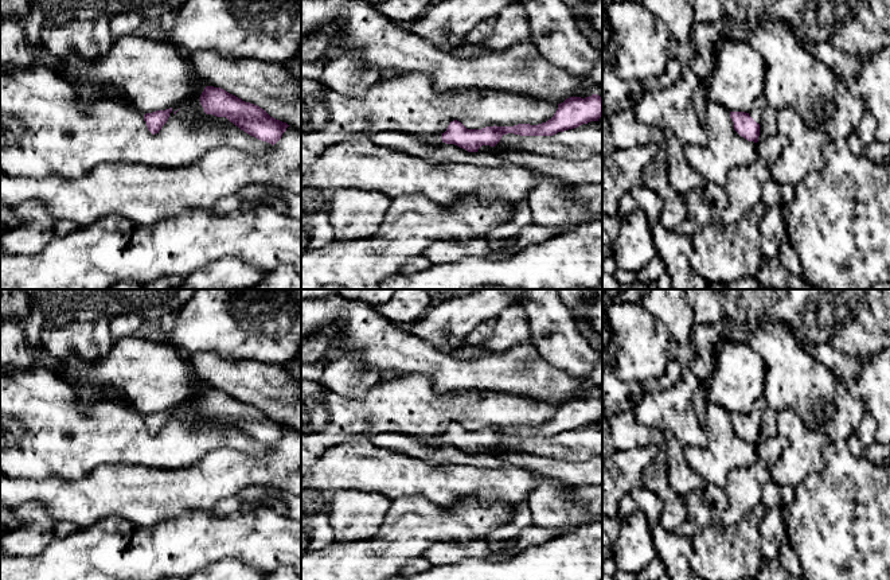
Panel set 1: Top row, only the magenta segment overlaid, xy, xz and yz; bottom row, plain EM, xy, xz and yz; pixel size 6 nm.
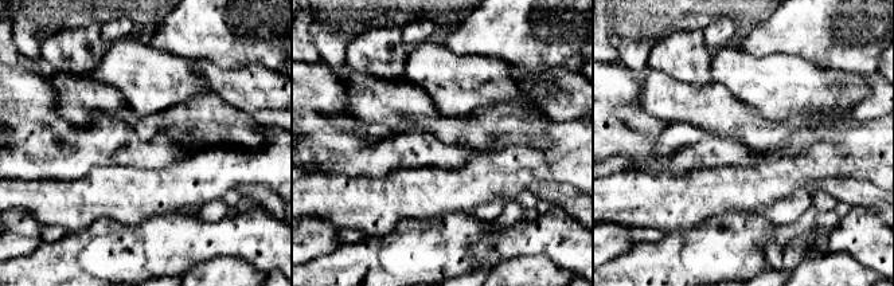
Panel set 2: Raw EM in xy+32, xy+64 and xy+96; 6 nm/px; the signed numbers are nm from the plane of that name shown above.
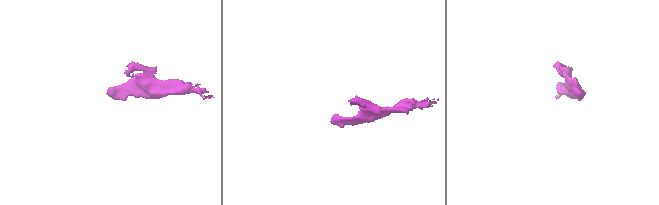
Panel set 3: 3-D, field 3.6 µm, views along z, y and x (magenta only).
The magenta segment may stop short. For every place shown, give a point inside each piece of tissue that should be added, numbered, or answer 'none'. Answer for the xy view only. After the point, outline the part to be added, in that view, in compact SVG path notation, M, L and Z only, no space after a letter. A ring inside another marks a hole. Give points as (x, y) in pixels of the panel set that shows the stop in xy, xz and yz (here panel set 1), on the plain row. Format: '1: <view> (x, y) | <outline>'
none

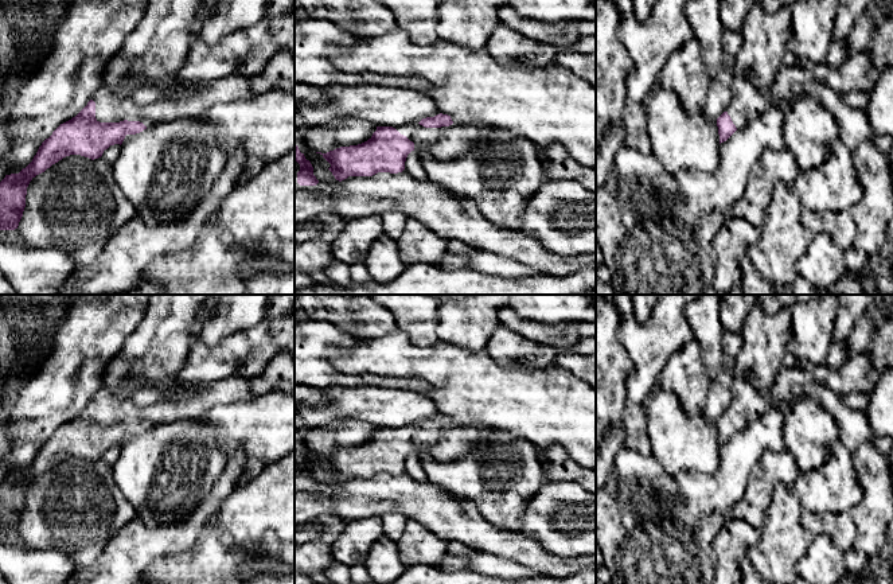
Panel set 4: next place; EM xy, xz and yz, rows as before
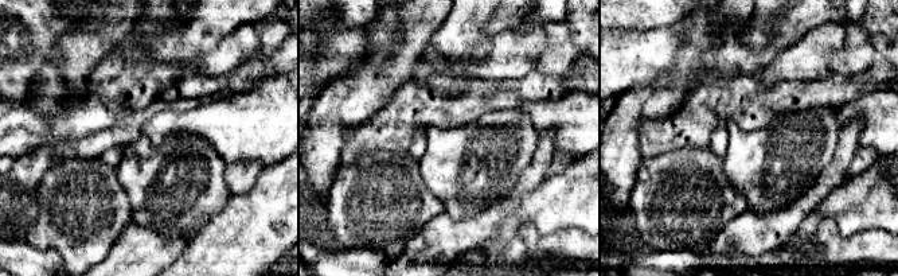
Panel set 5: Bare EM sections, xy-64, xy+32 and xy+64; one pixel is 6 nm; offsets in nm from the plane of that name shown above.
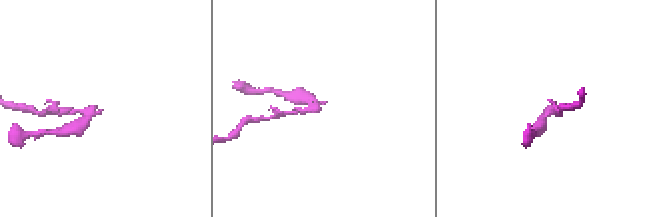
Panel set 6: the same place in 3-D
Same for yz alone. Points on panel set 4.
1: yz (748, 404) | M737 375L733 381L733 402L726 413L737 431L744 431L752 421L760 418L773 405L768 396L757 392Z

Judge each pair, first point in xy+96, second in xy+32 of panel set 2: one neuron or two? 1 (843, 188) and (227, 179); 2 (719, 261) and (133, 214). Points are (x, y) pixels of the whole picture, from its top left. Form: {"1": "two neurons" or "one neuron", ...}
{"1": "two neurons", "2": "two neurons"}

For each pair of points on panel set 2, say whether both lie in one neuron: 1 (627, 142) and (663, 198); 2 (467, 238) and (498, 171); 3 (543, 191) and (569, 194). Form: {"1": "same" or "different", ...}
{"1": "different", "2": "different", "3": "same"}

